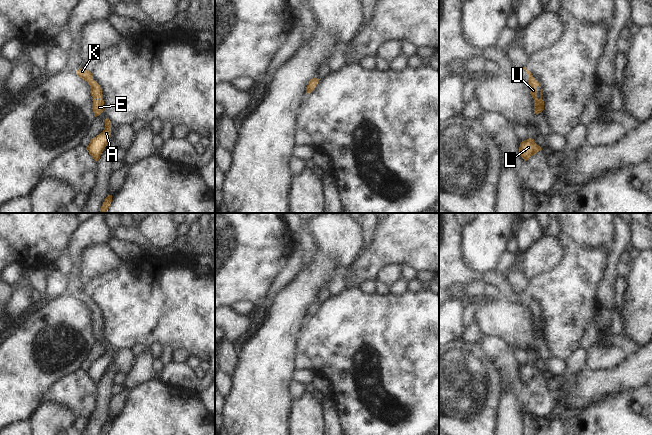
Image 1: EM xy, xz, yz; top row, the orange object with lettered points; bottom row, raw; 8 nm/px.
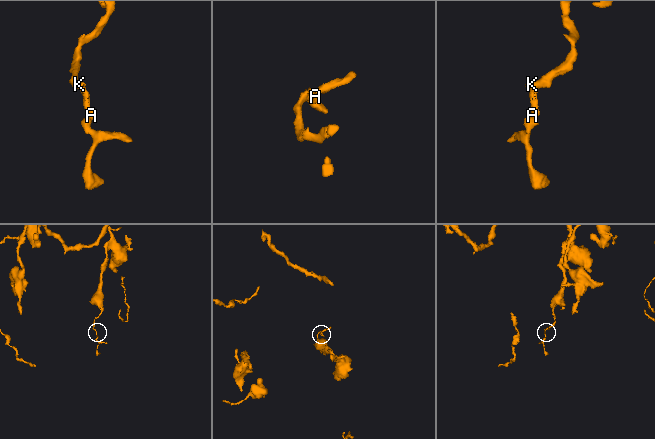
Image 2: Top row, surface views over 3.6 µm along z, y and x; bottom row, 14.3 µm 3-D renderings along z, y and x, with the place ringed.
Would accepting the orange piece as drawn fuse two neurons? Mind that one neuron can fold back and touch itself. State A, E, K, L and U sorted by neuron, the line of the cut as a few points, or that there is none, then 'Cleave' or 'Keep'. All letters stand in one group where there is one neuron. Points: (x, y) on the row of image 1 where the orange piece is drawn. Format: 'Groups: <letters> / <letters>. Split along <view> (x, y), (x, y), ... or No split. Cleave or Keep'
Groups: A E K L U. No split. Keep

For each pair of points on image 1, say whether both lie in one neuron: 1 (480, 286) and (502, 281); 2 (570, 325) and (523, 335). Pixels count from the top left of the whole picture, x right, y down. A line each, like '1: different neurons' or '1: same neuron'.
1: different neurons
2: different neurons

